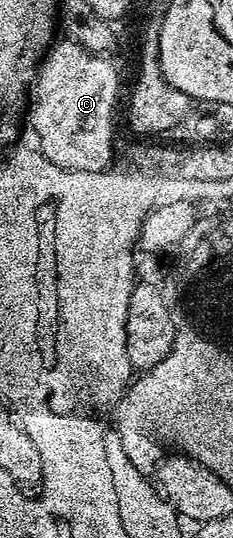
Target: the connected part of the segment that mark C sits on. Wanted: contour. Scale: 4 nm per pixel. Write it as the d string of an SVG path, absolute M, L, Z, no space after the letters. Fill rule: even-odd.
M74 38L66 39L60 44L58 41L53 50L46 53L45 63L38 71L37 81L33 86L35 109L33 104L29 112L31 128L39 135L37 147L45 158L49 158L49 162L65 170L105 172L112 167L111 159L115 156L114 116L115 103L119 100L119 72L115 69L114 62L109 60L111 58L88 52Z

